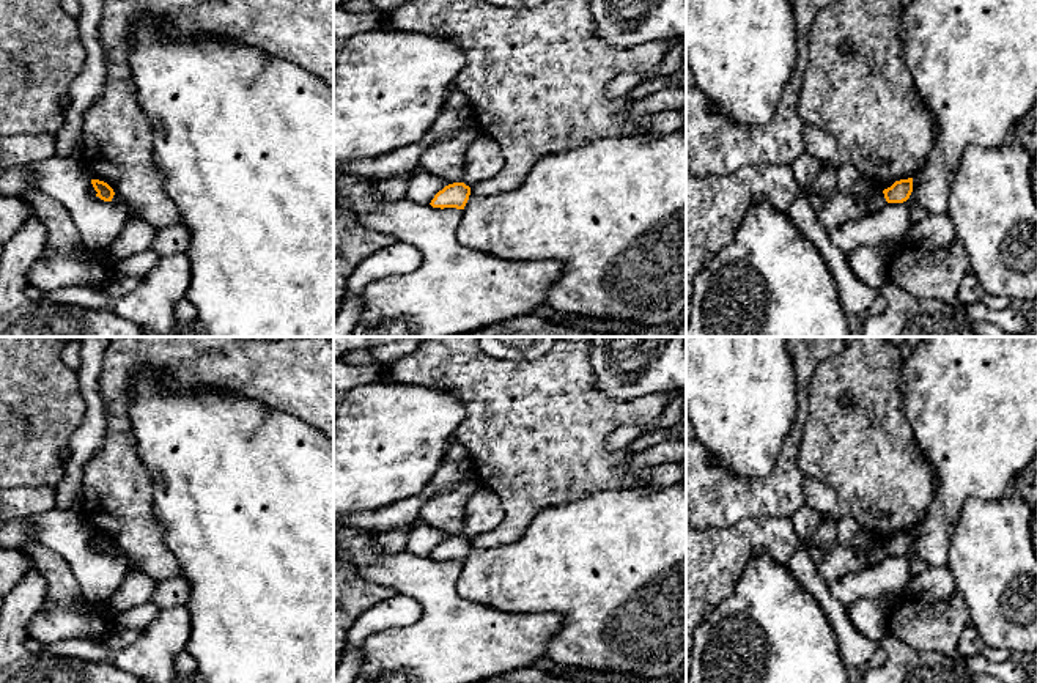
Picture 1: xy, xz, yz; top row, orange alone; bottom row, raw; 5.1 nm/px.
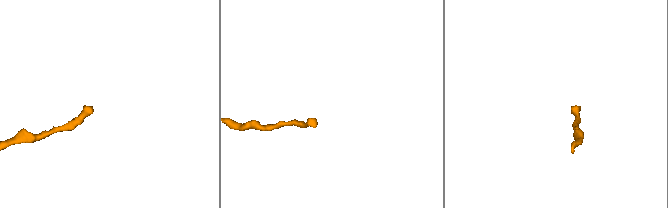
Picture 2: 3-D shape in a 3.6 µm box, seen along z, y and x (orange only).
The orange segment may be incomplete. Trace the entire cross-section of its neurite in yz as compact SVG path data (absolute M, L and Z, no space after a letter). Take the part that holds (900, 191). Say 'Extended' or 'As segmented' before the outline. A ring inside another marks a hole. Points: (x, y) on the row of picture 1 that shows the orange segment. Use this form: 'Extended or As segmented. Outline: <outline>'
As segmented. Outline: M913 178L895 181L891 187L884 189L884 198L888 203L903 203L913 192Z

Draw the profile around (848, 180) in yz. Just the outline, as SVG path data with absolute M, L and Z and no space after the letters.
M842 165L837 170L839 190L859 197L869 205L869 214L875 214L884 203L884 194L870 195L865 178L853 167Z

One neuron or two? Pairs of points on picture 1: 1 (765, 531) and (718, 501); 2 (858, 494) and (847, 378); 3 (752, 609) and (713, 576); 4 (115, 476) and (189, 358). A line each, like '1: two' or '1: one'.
1: two
2: one
3: two
4: one

